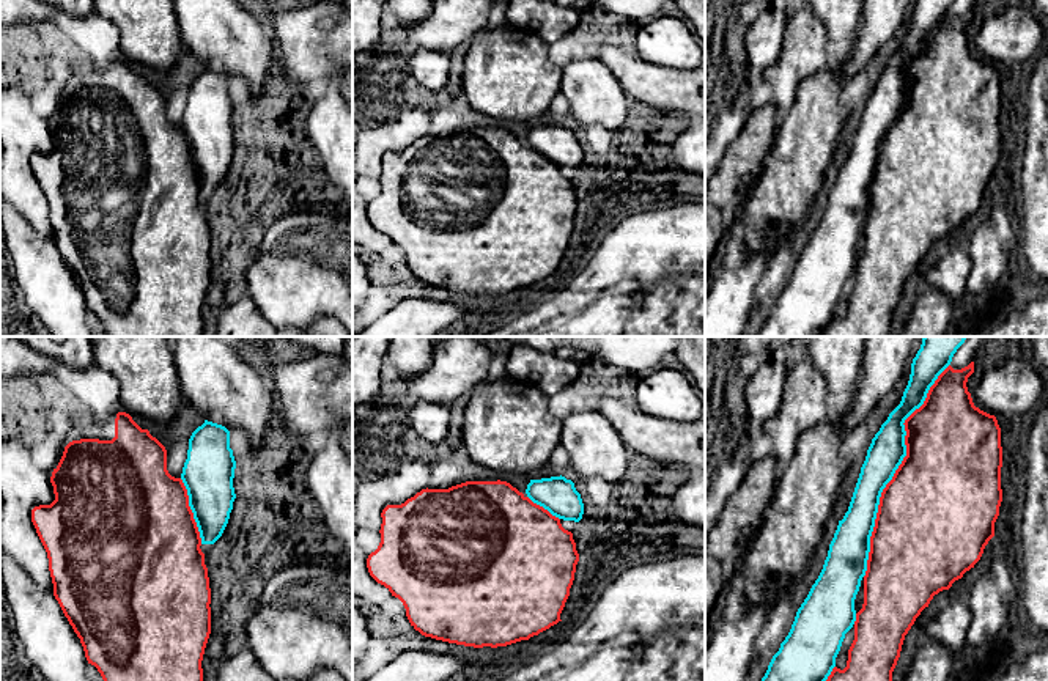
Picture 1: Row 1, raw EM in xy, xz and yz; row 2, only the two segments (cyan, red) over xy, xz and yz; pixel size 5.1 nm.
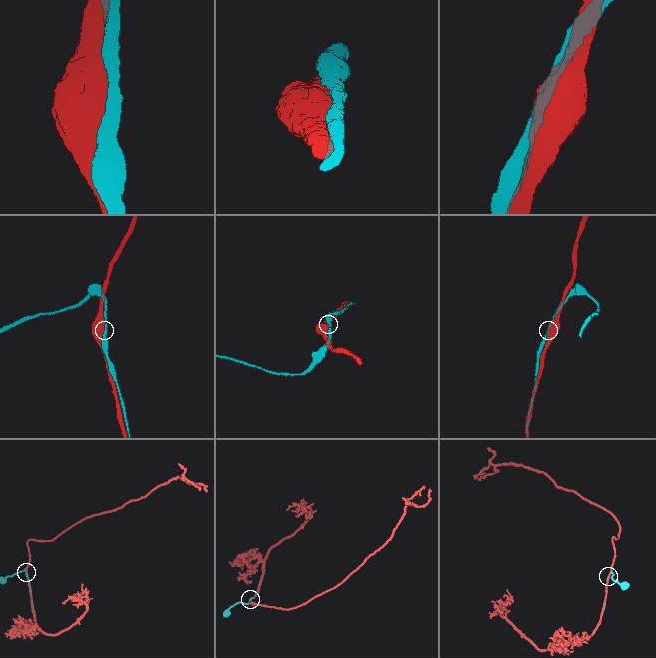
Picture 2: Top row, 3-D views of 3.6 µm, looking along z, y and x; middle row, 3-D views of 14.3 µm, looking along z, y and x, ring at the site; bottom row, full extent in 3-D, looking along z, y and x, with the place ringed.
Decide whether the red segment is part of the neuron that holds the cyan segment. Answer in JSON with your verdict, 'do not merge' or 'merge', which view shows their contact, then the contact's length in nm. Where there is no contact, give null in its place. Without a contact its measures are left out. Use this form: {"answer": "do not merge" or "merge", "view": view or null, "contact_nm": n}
{"answer": "merge", "view": "yz", "contact_nm": 1150}

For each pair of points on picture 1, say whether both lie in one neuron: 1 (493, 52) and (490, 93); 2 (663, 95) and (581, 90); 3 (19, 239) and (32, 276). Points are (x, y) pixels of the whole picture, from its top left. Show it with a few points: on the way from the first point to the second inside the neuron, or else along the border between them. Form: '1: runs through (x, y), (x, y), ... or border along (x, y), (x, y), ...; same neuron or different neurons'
1: runs through (493, 62), (493, 84); same neuron
2: border along (603, 62), (630, 99); different neurons
3: runs through (25, 249), (32, 257), (32, 266); same neuron

